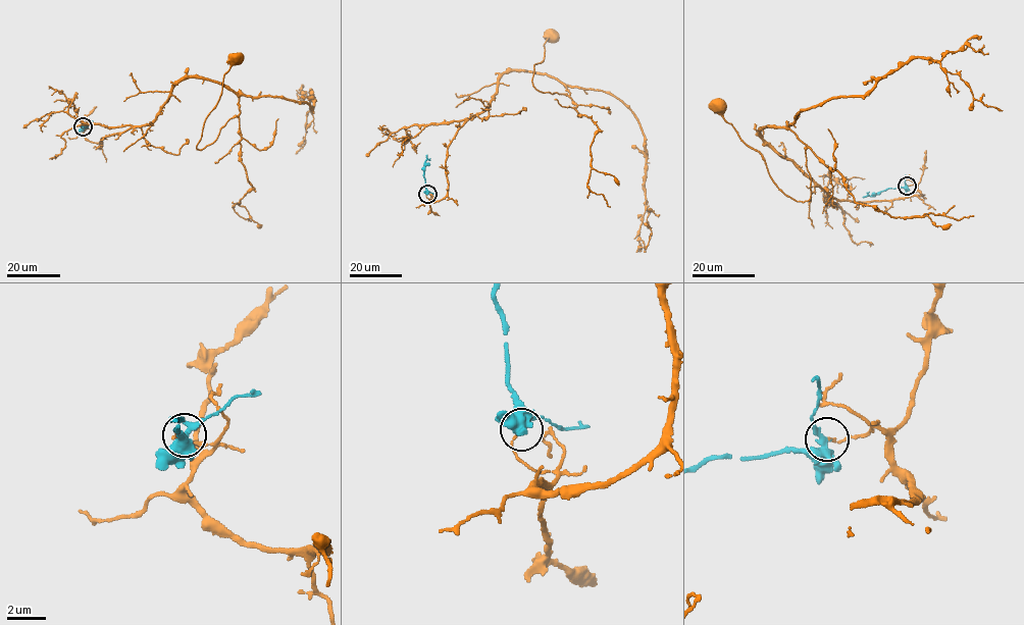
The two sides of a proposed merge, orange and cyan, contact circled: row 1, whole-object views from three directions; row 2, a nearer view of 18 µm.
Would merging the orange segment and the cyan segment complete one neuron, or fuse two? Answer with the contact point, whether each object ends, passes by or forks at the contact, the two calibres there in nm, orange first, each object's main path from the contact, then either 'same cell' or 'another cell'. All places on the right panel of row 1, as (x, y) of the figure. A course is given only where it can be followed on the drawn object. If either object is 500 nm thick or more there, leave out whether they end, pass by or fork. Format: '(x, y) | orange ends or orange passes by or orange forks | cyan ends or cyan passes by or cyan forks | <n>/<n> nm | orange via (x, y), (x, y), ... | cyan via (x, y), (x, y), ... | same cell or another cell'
(907, 186) | orange ends | cyan forks | 100/320 nm | orange via (907, 186), (921, 195), (832, 197), (762, 126), (807, 147), (810, 197), (796, 201), (719, 107) | cyan via (907, 186), (887, 188), (863, 197) | same cell

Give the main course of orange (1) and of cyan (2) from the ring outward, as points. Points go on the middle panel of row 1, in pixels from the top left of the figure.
1: (427, 194), (447, 194), (448, 146), (500, 76), (547, 73), (568, 95), (533, 86), (552, 37)
2: (427, 194), (423, 174), (426, 154)

